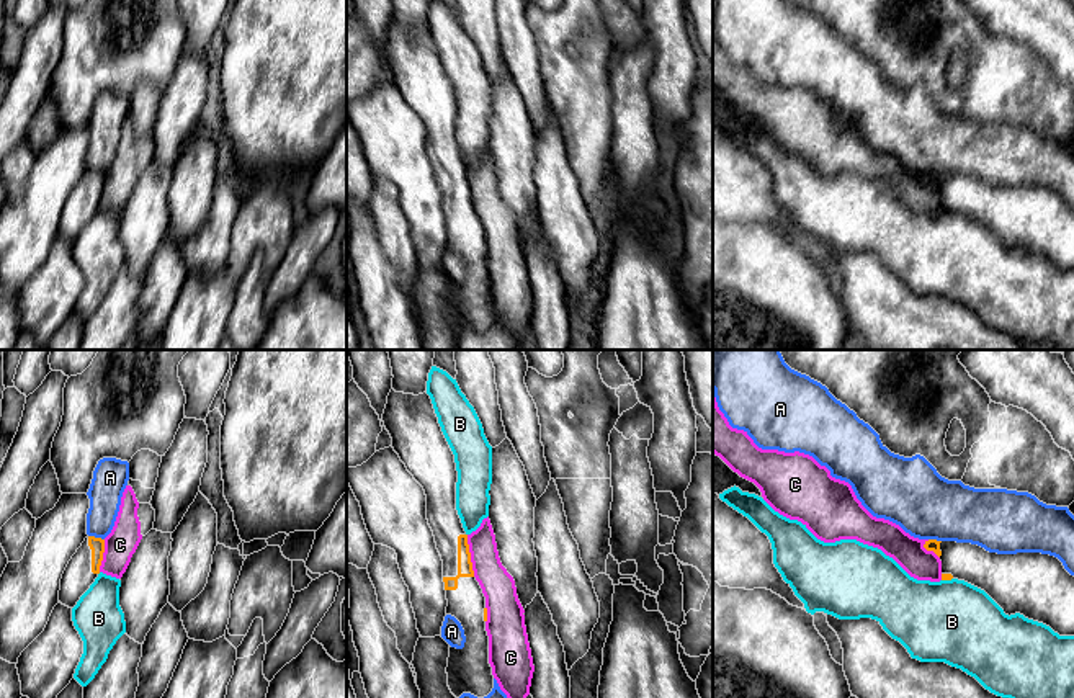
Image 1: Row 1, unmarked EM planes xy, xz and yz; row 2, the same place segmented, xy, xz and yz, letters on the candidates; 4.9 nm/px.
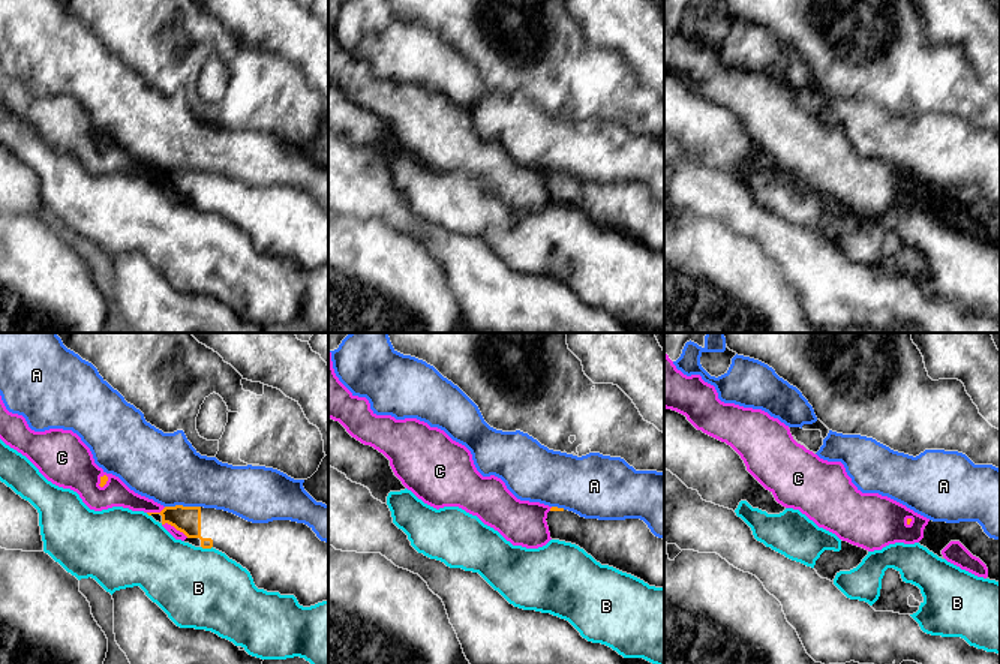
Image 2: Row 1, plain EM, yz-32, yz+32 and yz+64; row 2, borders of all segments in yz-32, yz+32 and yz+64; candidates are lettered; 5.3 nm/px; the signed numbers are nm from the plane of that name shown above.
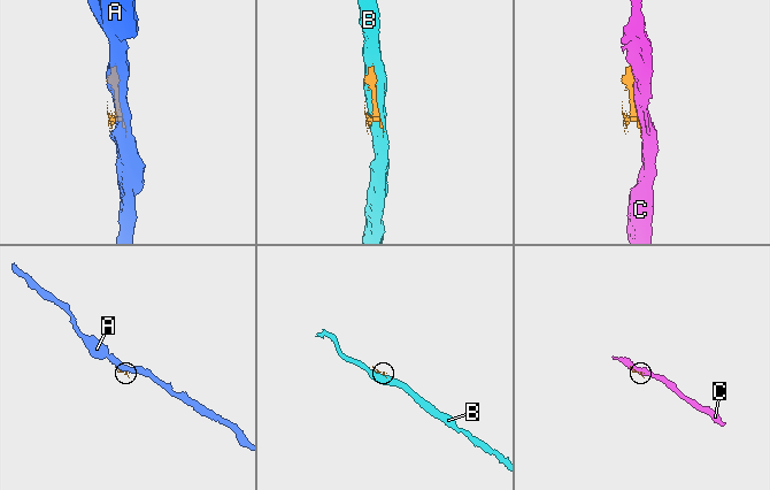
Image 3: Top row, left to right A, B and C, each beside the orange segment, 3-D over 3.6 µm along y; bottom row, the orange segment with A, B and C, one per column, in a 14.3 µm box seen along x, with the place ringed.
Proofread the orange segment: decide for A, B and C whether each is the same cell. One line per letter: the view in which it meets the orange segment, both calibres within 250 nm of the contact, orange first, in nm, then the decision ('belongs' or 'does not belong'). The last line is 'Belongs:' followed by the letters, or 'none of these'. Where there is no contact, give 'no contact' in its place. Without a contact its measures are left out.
A: contact in xy; calibres 80 and 170 nm; does not belong
B: contact in yz; calibres 30 and 400 nm; does not belong
C: contact in xz; calibres 80 and 160 nm; does not belong
Belongs: none of these

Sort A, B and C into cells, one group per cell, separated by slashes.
A / B / C

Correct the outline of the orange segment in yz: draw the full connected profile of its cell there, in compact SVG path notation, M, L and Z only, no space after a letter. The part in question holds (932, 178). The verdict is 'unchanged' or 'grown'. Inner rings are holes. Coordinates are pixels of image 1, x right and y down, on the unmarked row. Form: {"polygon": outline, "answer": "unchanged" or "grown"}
{"polygon": "M925 175L942 195L942 214L964 214L984 224L1005 248L1020 247L1074 270L1074 209L1049 188L997 188L971 177Z", "answer": "grown"}

